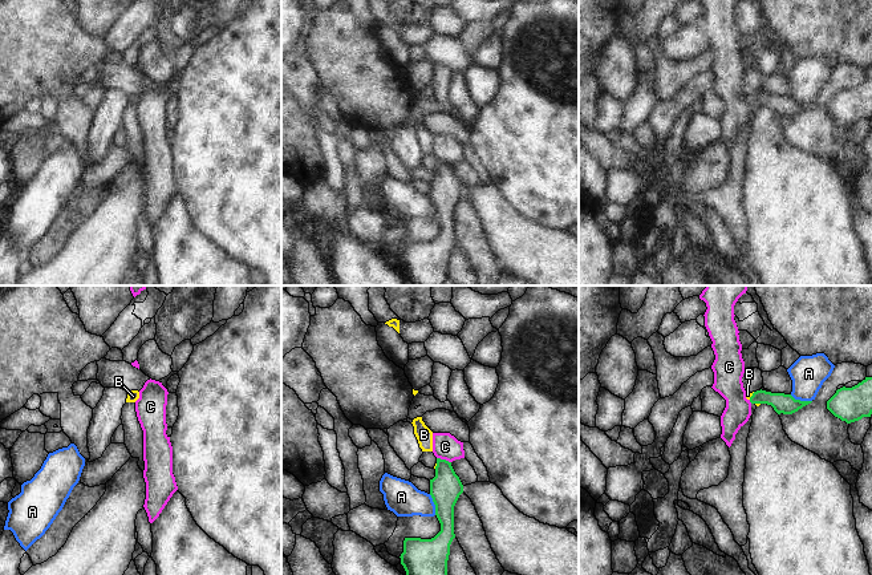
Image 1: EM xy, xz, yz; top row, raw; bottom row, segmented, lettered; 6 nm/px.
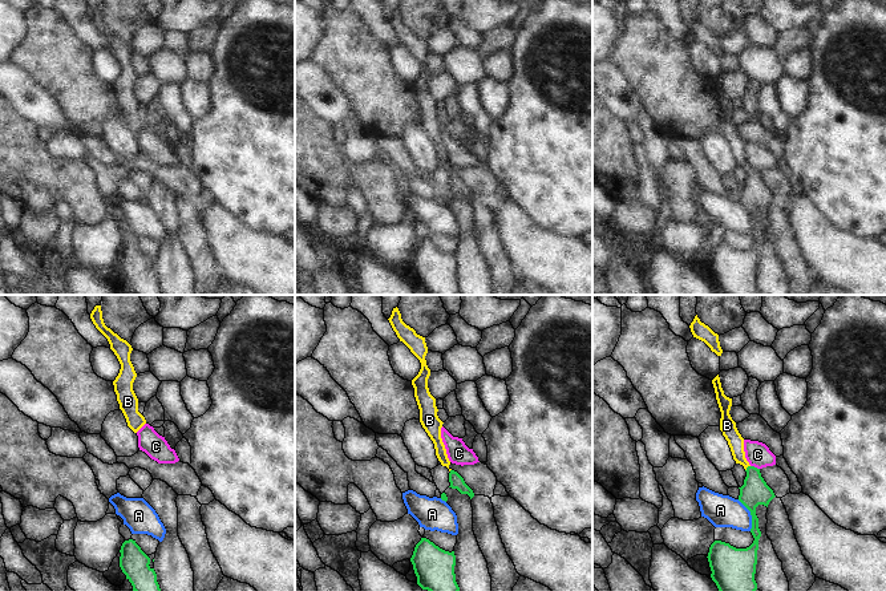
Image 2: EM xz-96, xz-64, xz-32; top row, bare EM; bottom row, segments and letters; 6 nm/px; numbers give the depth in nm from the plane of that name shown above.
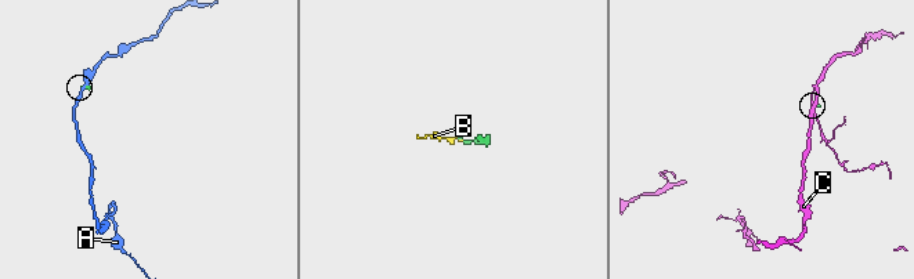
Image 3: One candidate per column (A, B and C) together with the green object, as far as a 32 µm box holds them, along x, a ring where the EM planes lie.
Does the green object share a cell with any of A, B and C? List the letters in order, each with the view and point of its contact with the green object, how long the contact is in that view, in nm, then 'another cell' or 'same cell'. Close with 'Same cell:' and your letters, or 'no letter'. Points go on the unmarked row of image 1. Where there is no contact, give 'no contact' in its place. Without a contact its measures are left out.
A: contact yz (799, 102); length 140 nm; another cell
B: contact yz (751, 98); length 60 nm; same cell
C: contact xz (443, 162); length 90 nm; another cell
Same cell: B

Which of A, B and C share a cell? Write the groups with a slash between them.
A / B / C

